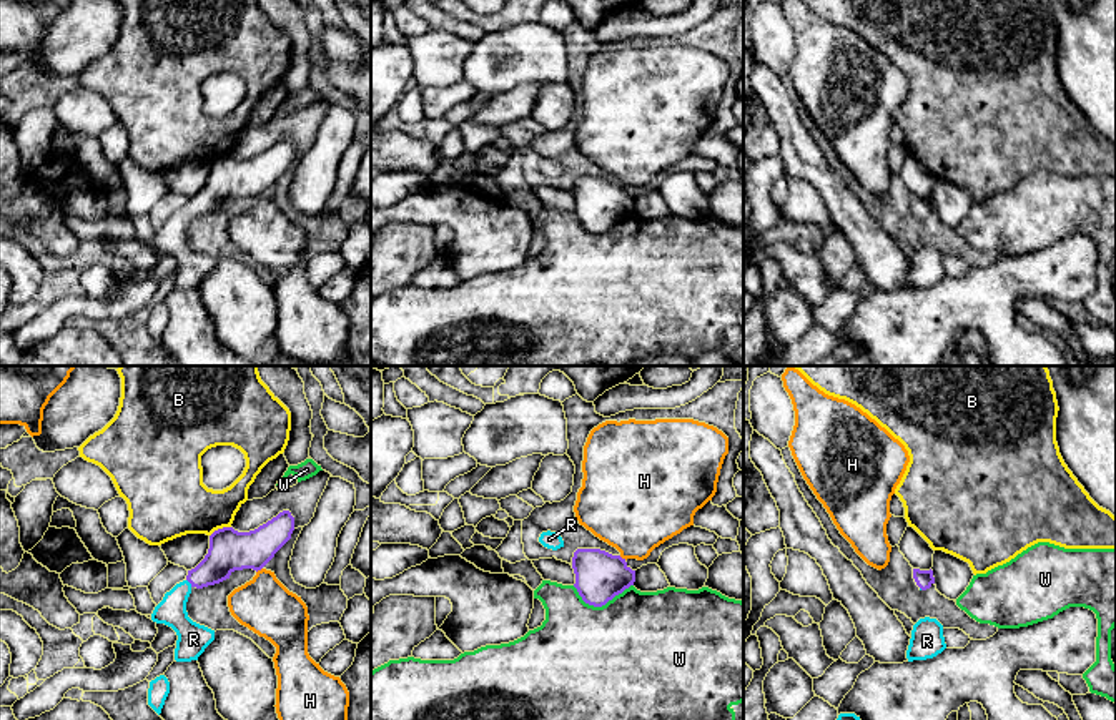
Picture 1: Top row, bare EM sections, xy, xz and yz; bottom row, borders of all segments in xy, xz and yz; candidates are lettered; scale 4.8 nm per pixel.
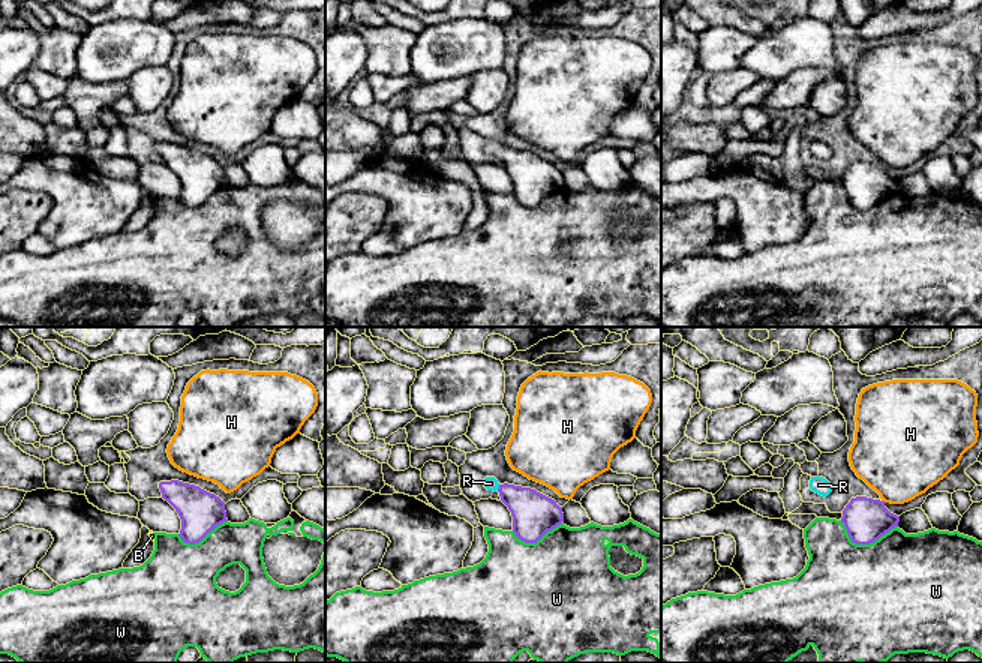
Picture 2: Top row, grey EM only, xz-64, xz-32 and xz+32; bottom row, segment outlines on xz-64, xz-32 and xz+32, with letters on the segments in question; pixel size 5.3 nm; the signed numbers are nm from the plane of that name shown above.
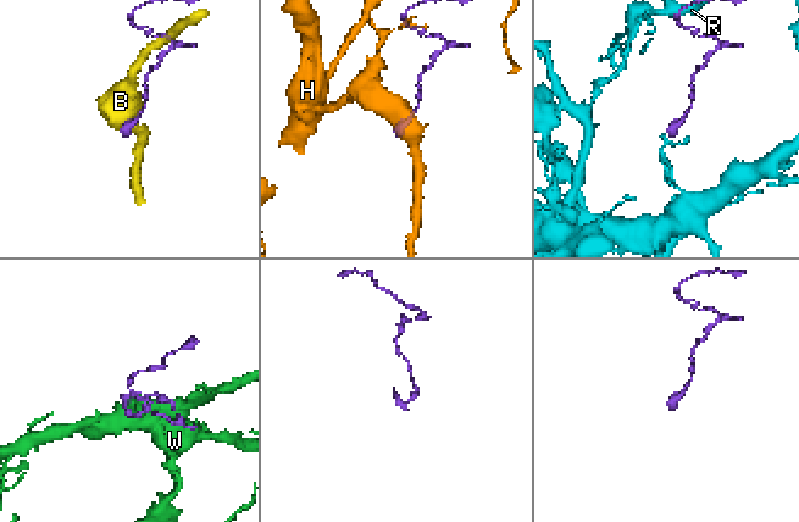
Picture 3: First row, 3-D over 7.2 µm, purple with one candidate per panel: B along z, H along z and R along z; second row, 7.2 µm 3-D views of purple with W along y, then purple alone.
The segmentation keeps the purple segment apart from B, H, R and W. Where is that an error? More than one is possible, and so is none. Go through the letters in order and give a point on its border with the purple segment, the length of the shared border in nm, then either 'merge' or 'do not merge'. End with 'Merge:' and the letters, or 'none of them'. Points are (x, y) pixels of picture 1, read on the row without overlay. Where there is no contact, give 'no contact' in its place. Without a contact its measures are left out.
B: xy (220, 157) | 120 nm | do not merge
H: xy (258, 197) | 40 nm | do not merge
R: xy (188, 208) | 50 nm | merge
W: xz (601, 233) | 300 nm | do not merge
Merge: R

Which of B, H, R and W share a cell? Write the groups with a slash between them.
B / H / R / W

